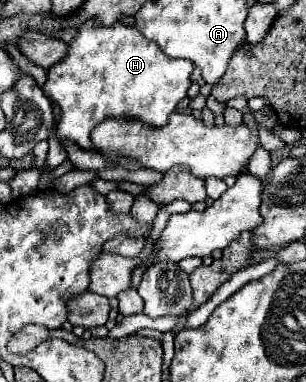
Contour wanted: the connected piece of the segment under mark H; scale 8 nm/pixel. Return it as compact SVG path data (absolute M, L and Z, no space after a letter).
M86 21L70 41L66 57L48 69L44 93L60 105L56 137L74 141L82 149L92 149L90 131L108 115L134 117L156 127L166 125L170 113L192 85L190 73L194 67L190 59L172 59L164 55L136 25L116 23L104 27Z

